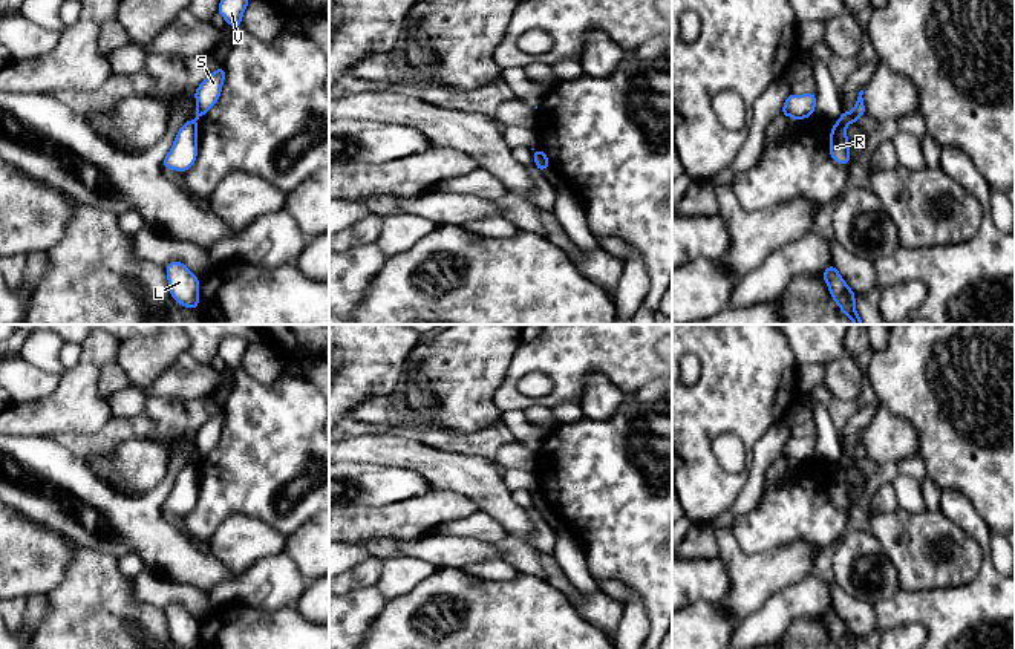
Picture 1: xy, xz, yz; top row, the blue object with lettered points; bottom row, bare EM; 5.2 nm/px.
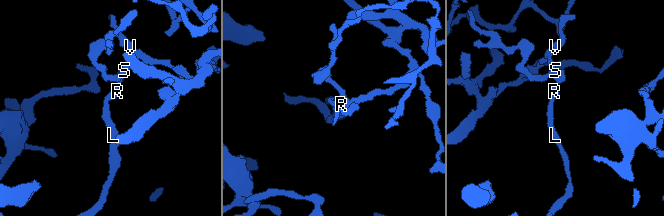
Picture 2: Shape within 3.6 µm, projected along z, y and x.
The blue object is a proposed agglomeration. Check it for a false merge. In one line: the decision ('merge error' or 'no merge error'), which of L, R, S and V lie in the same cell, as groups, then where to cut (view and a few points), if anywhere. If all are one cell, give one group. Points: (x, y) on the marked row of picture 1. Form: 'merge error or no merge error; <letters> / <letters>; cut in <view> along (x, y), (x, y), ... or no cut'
merge error; L R / S V; cut in yz along (839, 120), (845, 124)

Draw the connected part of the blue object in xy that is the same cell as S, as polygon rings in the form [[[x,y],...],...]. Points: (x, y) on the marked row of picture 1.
[[[220,67],[205,78],[197,89],[194,89],[196,96],[196,118],[194,122],[204,116],[219,99],[222,84],[225,80],[225,69]]]

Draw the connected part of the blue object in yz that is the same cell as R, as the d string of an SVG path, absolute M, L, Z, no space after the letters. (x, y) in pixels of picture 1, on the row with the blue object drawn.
M840 121L833 124L830 133L830 156L840 165L848 165L851 161L847 129L845 124L842 124Z

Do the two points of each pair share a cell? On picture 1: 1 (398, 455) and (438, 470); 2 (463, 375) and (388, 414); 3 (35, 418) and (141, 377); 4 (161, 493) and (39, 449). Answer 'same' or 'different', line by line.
1: same
2: same
3: different
4: same

